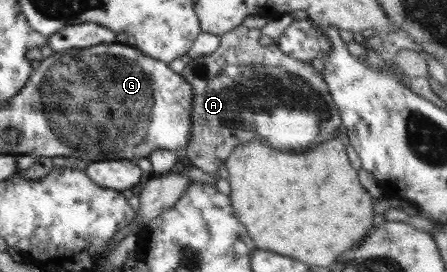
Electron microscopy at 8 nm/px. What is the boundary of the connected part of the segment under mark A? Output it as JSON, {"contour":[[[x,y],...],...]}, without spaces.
{"contour":[[[240,24],[219,36],[220,45],[214,53],[192,59],[180,73],[193,89],[190,143],[186,145],[183,153],[188,157],[190,166],[216,178],[217,190],[229,196],[230,185],[227,180],[218,177],[218,168],[238,145],[246,145],[247,142],[259,138],[273,149],[281,151],[305,146],[316,147],[338,138],[341,117],[323,75],[314,69],[311,62],[300,61],[282,53],[276,43],[263,46],[259,42],[262,36],[261,29],[249,29]]]}

